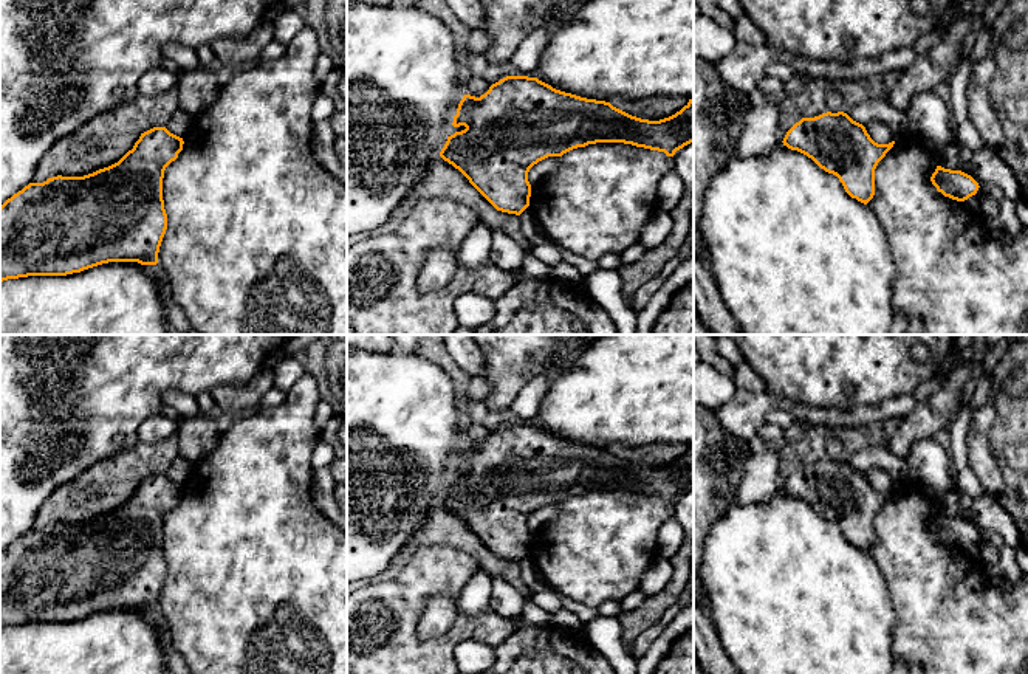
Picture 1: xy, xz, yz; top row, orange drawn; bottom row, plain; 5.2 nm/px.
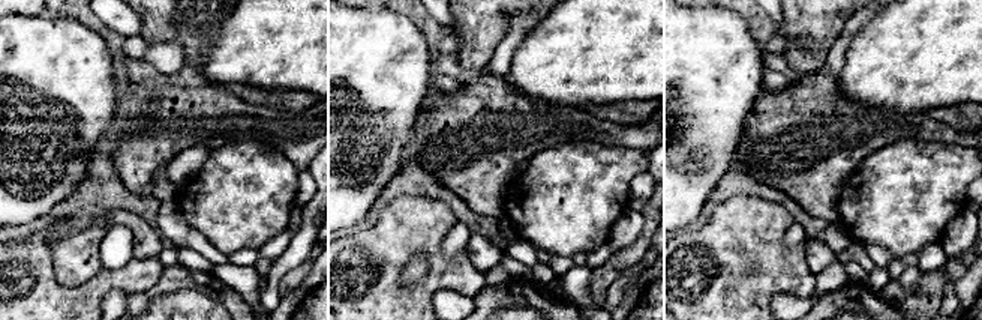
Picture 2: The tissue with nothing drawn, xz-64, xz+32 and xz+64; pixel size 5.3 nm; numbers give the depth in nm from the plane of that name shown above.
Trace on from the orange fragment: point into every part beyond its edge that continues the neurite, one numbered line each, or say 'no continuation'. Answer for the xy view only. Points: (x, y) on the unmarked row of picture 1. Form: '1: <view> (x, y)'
no continuation

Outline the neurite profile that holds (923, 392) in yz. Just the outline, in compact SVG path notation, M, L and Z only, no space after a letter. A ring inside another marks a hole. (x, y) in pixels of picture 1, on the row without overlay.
M949 373L941 378L932 378L926 383L920 384L913 395L918 400L918 403L926 403L949 378Z

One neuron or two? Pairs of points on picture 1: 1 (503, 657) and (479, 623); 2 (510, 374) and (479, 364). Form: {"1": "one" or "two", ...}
{"1": "two", "2": "two"}

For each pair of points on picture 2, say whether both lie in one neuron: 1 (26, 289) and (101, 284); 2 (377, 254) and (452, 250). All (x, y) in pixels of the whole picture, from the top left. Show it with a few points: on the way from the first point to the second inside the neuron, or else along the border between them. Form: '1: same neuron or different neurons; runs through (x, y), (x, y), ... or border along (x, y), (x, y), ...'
1: same neuron; runs through (44, 296), (83, 296)
2: different neurons; border along (458, 221), (443, 242), (443, 254), (447, 259)

